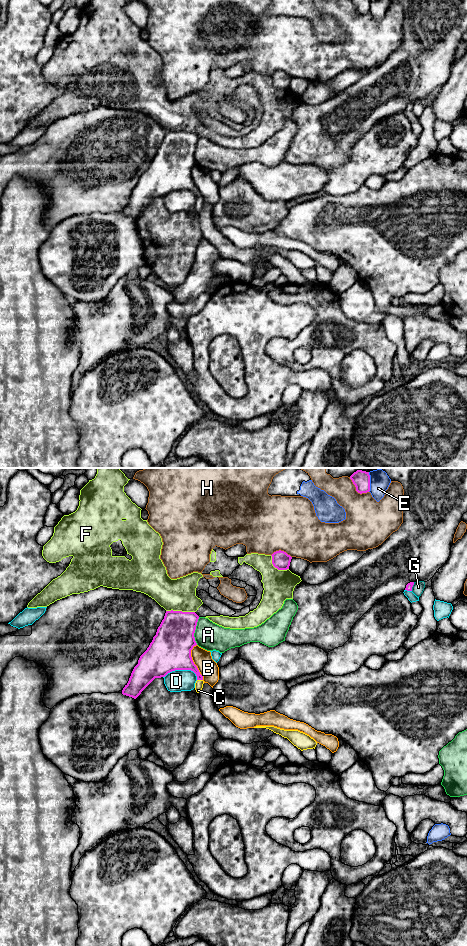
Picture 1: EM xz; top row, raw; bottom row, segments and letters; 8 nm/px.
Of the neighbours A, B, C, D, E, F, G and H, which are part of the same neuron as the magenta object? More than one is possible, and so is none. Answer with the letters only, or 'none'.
C

